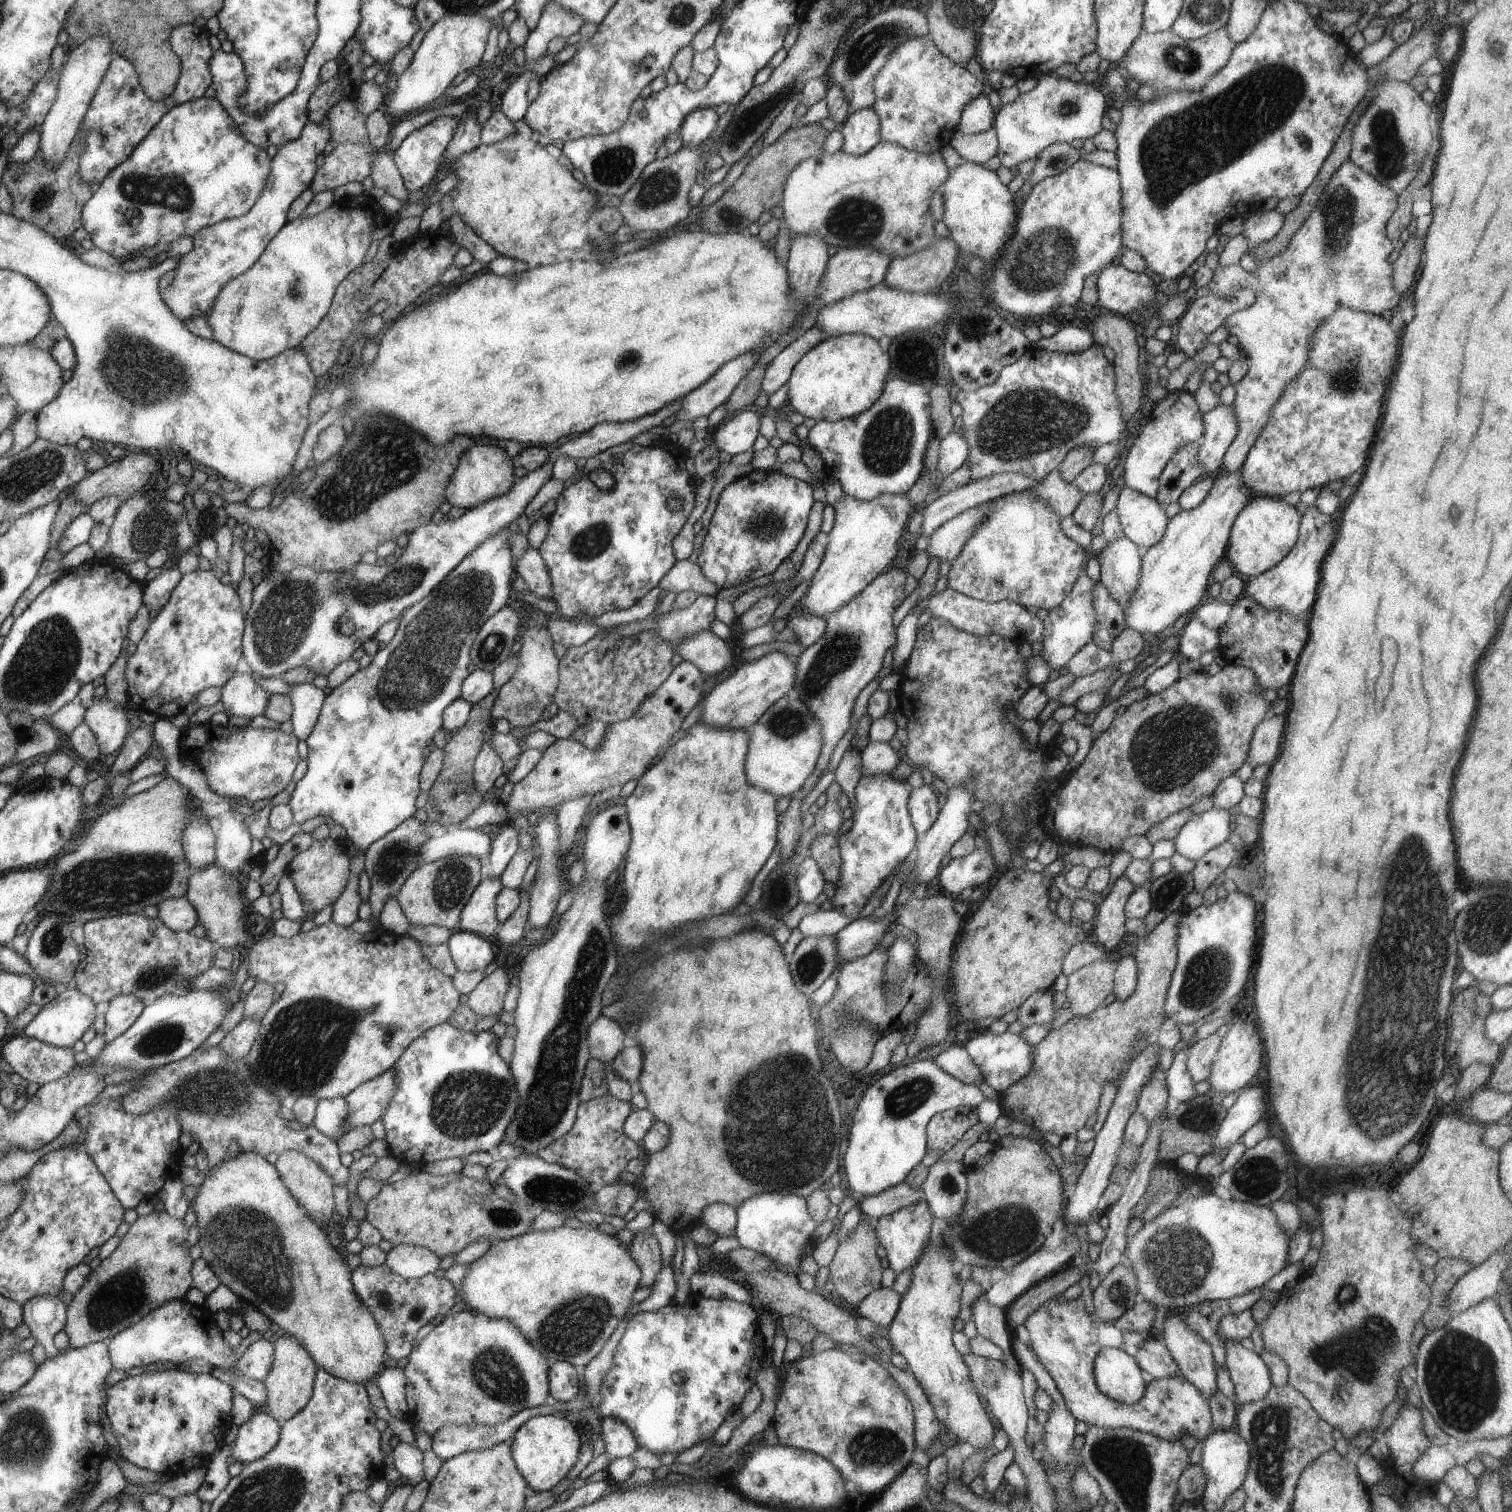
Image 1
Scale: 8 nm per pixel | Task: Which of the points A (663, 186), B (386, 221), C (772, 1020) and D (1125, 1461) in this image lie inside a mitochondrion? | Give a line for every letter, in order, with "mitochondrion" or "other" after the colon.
A: mitochondrion
B: other
C: other
D: mitochondrion

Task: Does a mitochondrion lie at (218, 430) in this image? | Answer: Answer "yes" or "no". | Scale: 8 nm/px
no

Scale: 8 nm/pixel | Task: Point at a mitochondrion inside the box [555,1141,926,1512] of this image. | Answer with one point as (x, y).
(874, 1447)

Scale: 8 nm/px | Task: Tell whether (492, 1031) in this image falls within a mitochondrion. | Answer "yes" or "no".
no

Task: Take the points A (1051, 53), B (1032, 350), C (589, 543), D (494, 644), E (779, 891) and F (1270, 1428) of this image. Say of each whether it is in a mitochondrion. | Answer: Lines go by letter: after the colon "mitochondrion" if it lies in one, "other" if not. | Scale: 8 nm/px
A: other
B: other
C: mitochondrion
D: mitochondrion
E: mitochondrion
F: mitochondrion

